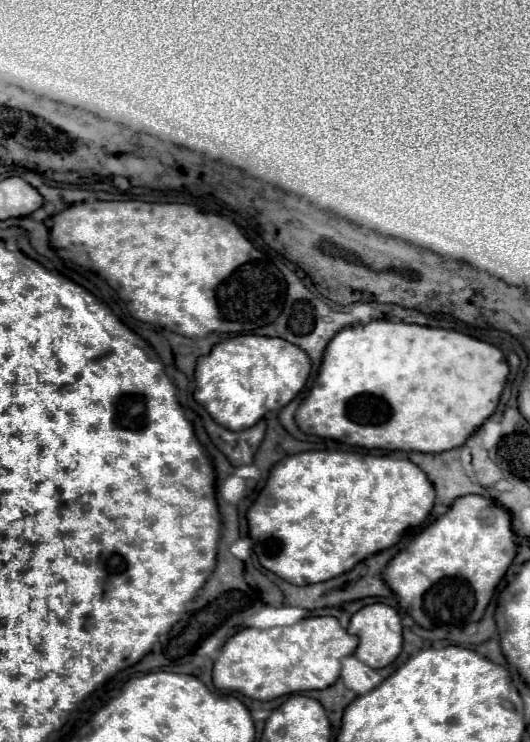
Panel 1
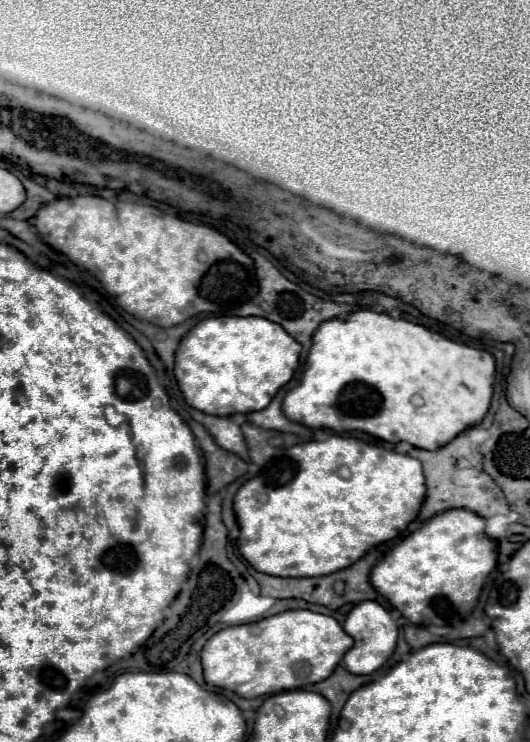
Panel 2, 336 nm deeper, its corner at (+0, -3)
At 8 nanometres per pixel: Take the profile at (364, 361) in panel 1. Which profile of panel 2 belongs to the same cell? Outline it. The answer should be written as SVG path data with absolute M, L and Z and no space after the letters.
M361 309L361 311L351 313L345 319L327 319L317 327L317 331L313 333L313 345L311 345L311 351L309 351L309 357L307 357L307 369L301 377L301 383L285 395L283 413L285 413L287 419L291 419L295 423L301 423L305 427L311 427L311 429L333 429L333 431L339 431L339 433L343 433L343 431L363 431L363 433L375 435L375 437L379 437L383 441L389 441L389 443L407 441L407 443L411 443L413 447L419 447L419 449L439 449L439 447L447 445L451 439L455 439L467 427L477 425L479 421L483 421L483 417L489 409L489 403L491 403L491 395L493 395L493 375L495 375L495 359L493 359L491 353L473 349L473 347L463 345L463 343L455 343L455 341L443 337L441 333L429 331L423 325L417 325L417 323L411 323L411 321L405 321L405 319L393 319L387 313L375 313L375 311L369 311L369 309Z

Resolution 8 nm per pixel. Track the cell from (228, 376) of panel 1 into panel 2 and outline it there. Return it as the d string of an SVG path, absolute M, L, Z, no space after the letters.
M207 317L201 319L179 343L175 351L175 379L185 395L187 405L209 415L253 413L269 405L275 393L293 377L299 363L301 345L277 323L265 317Z

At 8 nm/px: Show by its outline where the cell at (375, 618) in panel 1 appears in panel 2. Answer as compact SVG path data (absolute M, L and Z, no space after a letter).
M361 601L347 615L343 629L355 639L355 645L345 653L343 663L349 673L369 675L379 669L395 651L397 643L397 623L391 619L390 611L383 609L377 601Z

